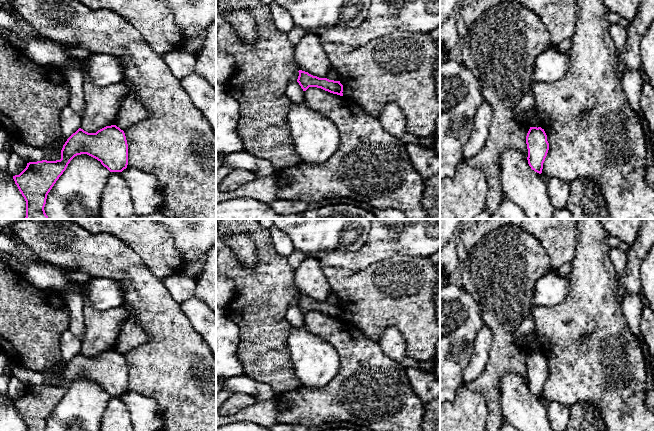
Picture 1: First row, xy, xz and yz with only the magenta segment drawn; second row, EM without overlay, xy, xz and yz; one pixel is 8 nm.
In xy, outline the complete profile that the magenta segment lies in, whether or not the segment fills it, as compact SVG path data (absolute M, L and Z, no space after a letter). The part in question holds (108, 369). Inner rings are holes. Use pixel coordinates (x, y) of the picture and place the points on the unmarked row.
M116 349L106 350L96 357L79 352L63 369L61 383L27 387L26 392L13 400L26 425L26 431L45 431L47 419L77 379L87 378L110 396L122 396L128 389L128 368L123 354Z

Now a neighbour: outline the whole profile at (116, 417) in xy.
M111 396L109 399L100 431L134 431L130 412L121 396Z

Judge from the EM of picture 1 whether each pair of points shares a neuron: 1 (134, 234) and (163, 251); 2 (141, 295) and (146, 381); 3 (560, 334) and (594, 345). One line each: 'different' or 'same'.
1: same
2: same
3: same

